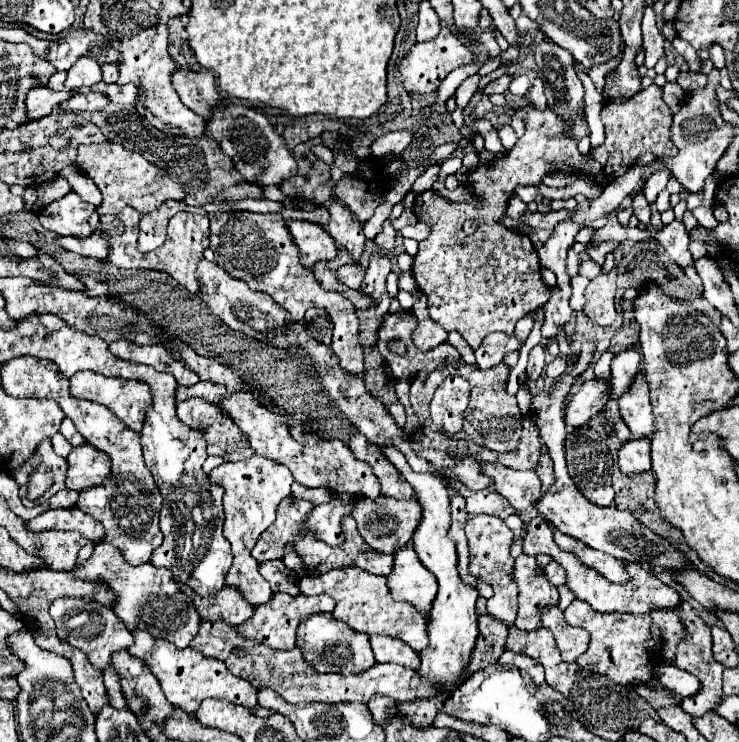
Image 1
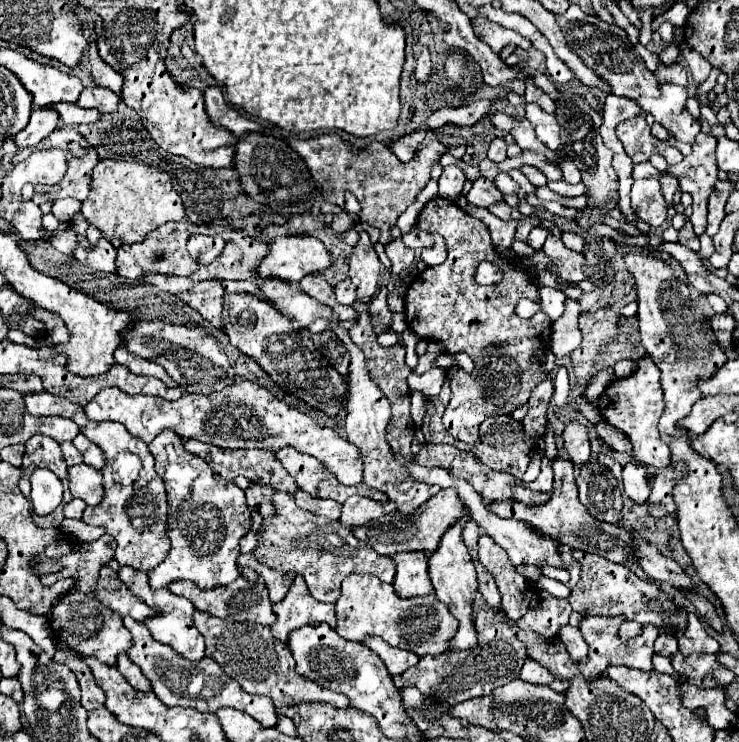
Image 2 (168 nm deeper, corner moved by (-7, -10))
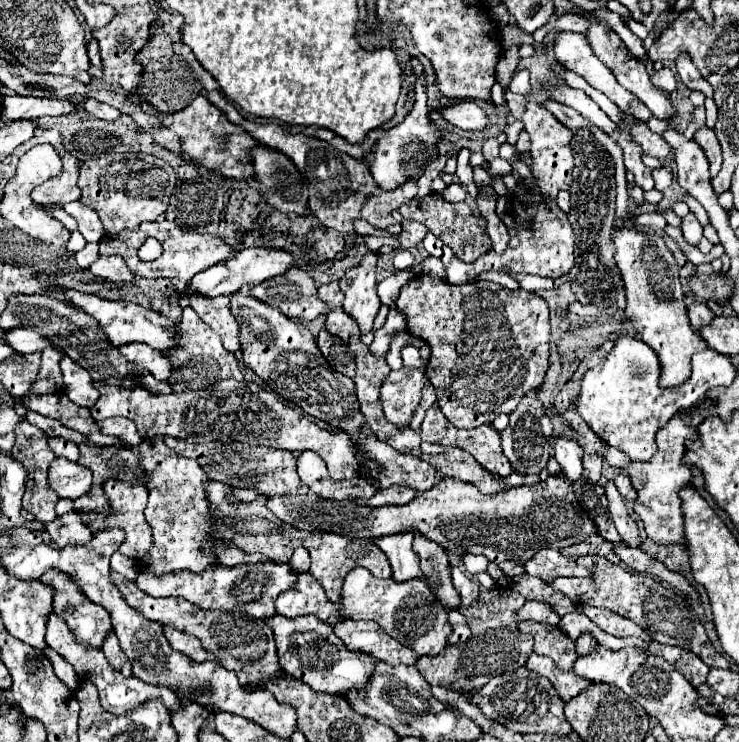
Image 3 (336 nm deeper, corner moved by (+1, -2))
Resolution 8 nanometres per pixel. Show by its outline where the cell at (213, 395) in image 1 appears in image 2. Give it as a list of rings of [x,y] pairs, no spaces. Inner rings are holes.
[[[237,381],[231,387],[225,387],[217,395],[191,395],[183,393],[179,401],[165,401],[161,397],[147,395],[129,395],[117,387],[103,389],[93,401],[85,405],[87,417],[96,422],[121,421],[125,429],[133,435],[151,443],[163,429],[175,431],[181,439],[199,439],[221,449],[271,449],[293,447],[301,453],[313,455],[319,459],[343,485],[359,485],[363,481],[363,461],[359,449],[339,435],[341,423],[321,425],[319,417],[313,419],[289,407],[287,403],[275,397],[277,393],[265,389],[257,383]],[[271,439],[269,445],[259,441]]]

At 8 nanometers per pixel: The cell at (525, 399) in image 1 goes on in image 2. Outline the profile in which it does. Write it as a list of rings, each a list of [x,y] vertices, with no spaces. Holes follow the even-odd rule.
[[[533,449],[530,454],[530,460],[528,468],[522,477],[522,481],[525,483],[533,482],[540,473],[541,457],[538,449]]]

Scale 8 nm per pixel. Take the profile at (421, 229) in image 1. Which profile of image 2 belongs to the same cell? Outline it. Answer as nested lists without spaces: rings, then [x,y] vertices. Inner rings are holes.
[[[433,235],[433,239],[435,239],[435,245],[421,251],[421,259],[423,259],[423,263],[425,263],[427,267],[441,265],[441,263],[447,259],[447,247],[445,247],[445,241],[439,239],[439,235]]]

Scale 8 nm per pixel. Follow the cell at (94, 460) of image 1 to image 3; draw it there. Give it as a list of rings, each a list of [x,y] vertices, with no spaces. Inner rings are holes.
[[[55,459],[49,467],[49,483],[59,497],[77,499],[91,489],[91,469],[69,459]]]

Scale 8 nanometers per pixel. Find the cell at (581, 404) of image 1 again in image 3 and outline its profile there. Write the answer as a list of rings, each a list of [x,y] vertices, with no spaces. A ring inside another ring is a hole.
[[[557,437],[553,451],[555,451],[555,459],[559,461],[565,477],[569,481],[579,481],[581,473],[583,473],[583,465],[581,465],[583,449],[581,449],[581,445],[569,437]]]

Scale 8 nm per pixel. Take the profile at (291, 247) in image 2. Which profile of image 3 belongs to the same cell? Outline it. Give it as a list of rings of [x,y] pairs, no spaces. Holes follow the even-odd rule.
[[[249,247],[249,249],[241,249],[235,253],[233,259],[225,261],[225,263],[217,263],[205,271],[201,271],[199,275],[193,277],[193,281],[187,285],[187,293],[203,293],[209,297],[215,295],[231,295],[233,291],[239,291],[247,285],[257,285],[263,283],[283,271],[287,271],[295,261],[295,255],[291,251],[285,249],[267,249],[267,247]]]

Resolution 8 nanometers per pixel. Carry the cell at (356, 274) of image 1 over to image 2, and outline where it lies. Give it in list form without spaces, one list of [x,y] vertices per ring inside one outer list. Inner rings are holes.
[[[343,279],[337,287],[335,287],[335,295],[337,295],[337,301],[341,305],[353,305],[355,303],[355,285],[351,283],[351,279]]]

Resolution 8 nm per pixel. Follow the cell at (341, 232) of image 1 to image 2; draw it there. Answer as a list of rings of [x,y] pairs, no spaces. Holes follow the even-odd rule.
[[[361,233],[359,245],[353,249],[349,261],[349,277],[357,285],[357,301],[371,303],[377,295],[381,281],[381,261],[369,241],[367,233]]]

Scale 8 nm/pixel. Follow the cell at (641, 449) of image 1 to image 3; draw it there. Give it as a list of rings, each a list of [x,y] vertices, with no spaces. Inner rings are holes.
[[[619,473],[619,475],[615,477],[615,485],[617,485],[617,489],[619,489],[619,493],[621,493],[623,497],[627,497],[627,499],[631,499],[631,501],[637,499],[637,491],[635,491],[635,487],[633,487],[633,483],[631,483],[631,479],[629,479],[627,475]]]

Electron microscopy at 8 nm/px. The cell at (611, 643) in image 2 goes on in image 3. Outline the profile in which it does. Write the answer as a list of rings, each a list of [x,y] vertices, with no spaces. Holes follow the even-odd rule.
[[[591,633],[579,635],[579,639],[577,639],[577,643],[575,643],[577,655],[589,655],[591,651],[597,651],[597,647],[599,647],[599,643],[597,643],[597,639],[595,639]]]

